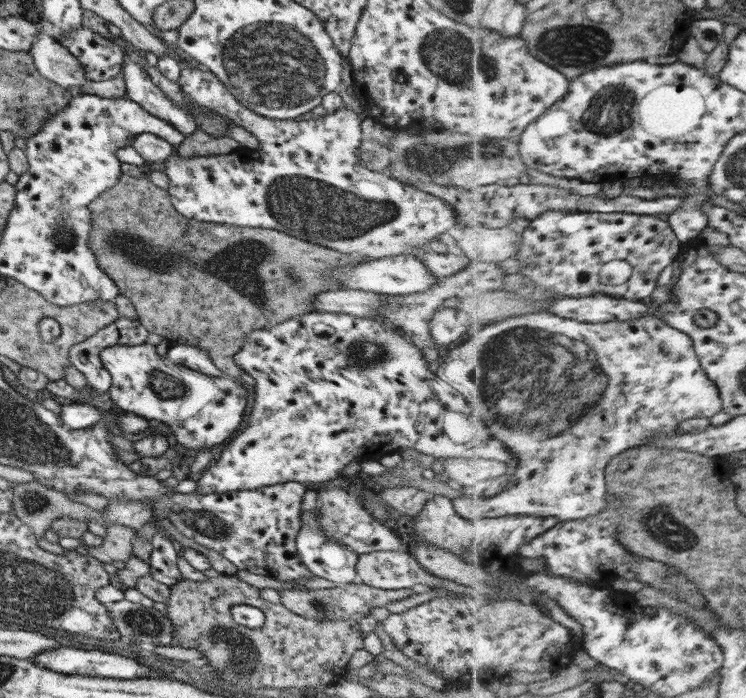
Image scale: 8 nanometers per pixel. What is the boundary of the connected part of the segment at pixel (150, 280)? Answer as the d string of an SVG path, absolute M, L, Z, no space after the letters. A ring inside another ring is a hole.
M121 175L118 184L87 204L92 226L88 246L98 266L114 281L119 294L131 300L148 333L170 334L170 338L180 338L184 345L210 352L213 364L234 380L243 374L234 357L250 332L314 312L311 300L319 292L348 289L335 278L337 268L370 261L360 254L338 252L277 230L251 230L186 218L173 207L169 192L156 187L149 177Z

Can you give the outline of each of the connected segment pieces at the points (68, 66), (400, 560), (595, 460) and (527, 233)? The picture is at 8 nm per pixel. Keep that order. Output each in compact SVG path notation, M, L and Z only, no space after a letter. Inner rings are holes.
M39 31L35 43L28 52L34 59L40 76L56 82L58 86L65 88L67 91L73 91L73 96L80 96L82 92L79 88L81 88L83 84L90 83L85 68L83 64L80 64L78 58L76 58L64 45L60 44L56 39L49 37L46 33Z
M397 550L374 551L359 555L357 574L364 584L383 590L412 588L415 584L427 584L431 588L440 588L445 585L445 580L424 569L409 553Z
M489 310L488 325L482 330L472 329L461 342L444 349L444 358L437 376L464 394L464 400L472 404L472 420L480 420L480 404L484 404L484 420L492 424L494 435L518 458L512 483L501 493L454 496L451 500L454 510L470 520L531 514L557 516L568 521L601 514L609 508L606 471L616 456L634 446L644 447L648 442L673 436L681 432L687 420L710 419L724 408L720 386L708 377L696 352L694 338L654 315L628 322L586 324L551 312L494 320Z
M552 210L539 216L523 232L523 246L516 258L521 262L519 272L527 274L544 289L556 293L555 296L582 298L594 295L610 295L630 300L650 298L659 287L659 280L665 268L676 264L683 250L680 237L672 228L671 221L661 220L655 215L638 215L627 212L570 212ZM612 260L627 260L636 268L636 278L620 286L602 284L602 266Z

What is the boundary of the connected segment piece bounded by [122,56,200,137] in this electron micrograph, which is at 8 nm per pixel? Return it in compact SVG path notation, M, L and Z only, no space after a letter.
M126 56L122 68L125 82L125 97L138 103L146 112L175 126L184 136L200 128L193 115L180 108L161 88L152 82L149 72Z

